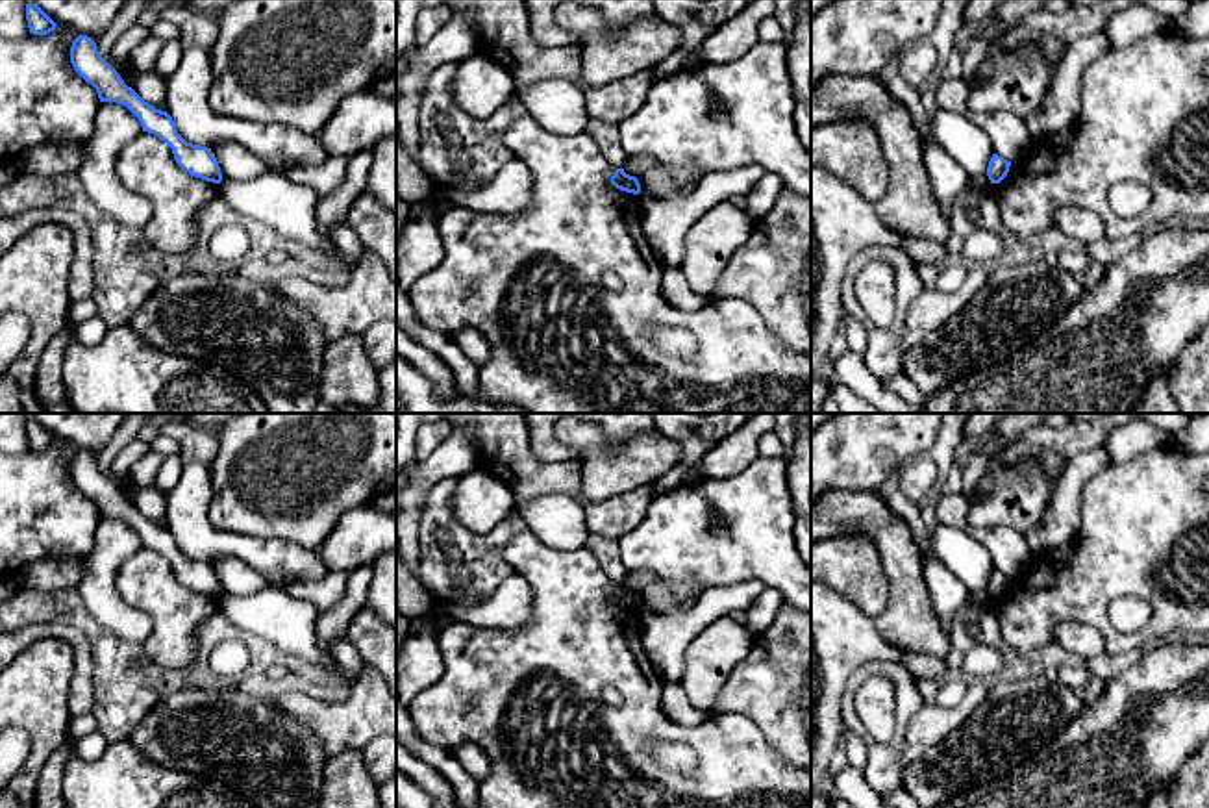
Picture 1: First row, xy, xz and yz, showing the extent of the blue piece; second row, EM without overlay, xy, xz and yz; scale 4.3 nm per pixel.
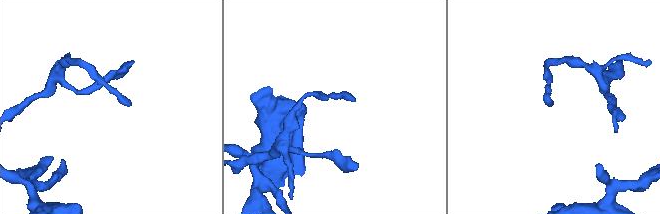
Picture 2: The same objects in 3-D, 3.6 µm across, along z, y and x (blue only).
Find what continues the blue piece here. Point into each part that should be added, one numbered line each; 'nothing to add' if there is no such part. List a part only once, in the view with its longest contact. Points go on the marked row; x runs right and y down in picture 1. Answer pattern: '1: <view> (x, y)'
nothing to add

